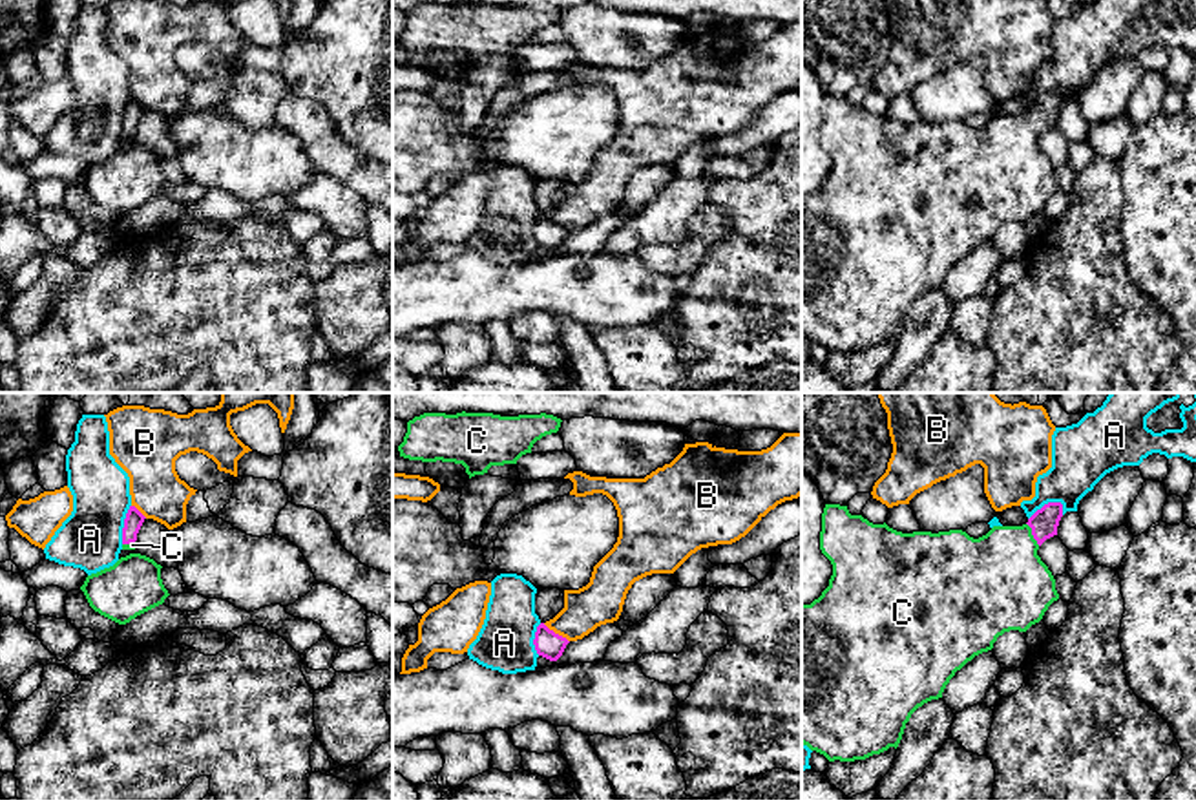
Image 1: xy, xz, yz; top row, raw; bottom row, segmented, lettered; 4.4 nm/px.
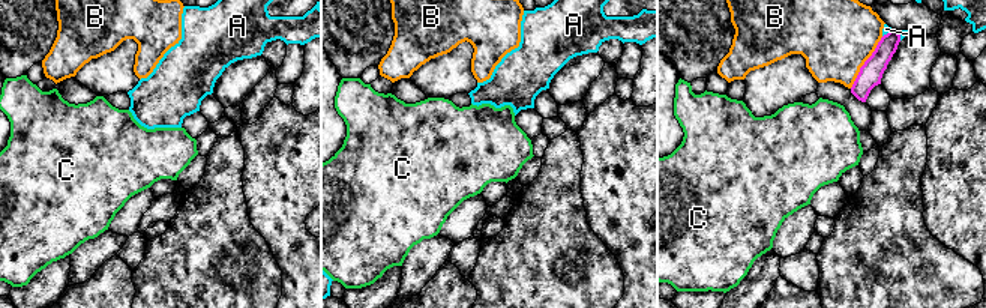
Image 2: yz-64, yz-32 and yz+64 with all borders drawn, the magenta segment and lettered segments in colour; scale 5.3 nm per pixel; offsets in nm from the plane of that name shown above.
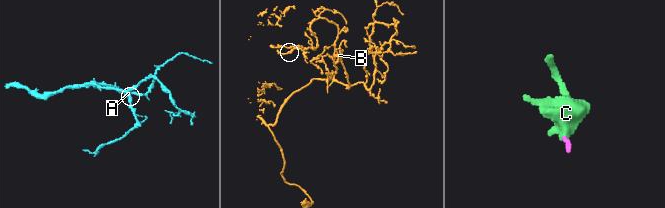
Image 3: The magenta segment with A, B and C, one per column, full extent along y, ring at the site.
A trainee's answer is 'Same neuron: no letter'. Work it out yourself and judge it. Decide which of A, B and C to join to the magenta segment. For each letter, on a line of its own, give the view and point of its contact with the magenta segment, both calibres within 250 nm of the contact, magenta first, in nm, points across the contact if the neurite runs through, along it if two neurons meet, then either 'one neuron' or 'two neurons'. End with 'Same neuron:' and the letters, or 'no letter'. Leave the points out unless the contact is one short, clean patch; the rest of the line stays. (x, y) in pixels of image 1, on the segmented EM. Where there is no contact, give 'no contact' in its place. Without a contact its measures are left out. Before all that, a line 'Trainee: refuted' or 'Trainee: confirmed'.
Trainee: refuted
A: yz (1045, 505) | 120/240 nm | two neurons
B: xz (554, 632) | 120/190 nm | along xz (543, 623), (568, 642) | two neurons
C: yz (1032, 534) | 120/400 nm | across yz (1045, 521), (1032, 534), (1005, 561), (999, 579) | one neuron
Same neuron: C

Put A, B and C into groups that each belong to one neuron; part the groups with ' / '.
A / B / C

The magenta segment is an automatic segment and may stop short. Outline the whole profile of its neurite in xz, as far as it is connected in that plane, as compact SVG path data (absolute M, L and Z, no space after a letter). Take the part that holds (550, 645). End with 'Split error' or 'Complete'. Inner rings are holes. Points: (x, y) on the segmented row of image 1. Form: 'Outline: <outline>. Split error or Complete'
Outline: M544 623L537 626L533 645L539 656L550 661L557 661L562 656L568 643L570 641L566 637L555 634Z. Complete

